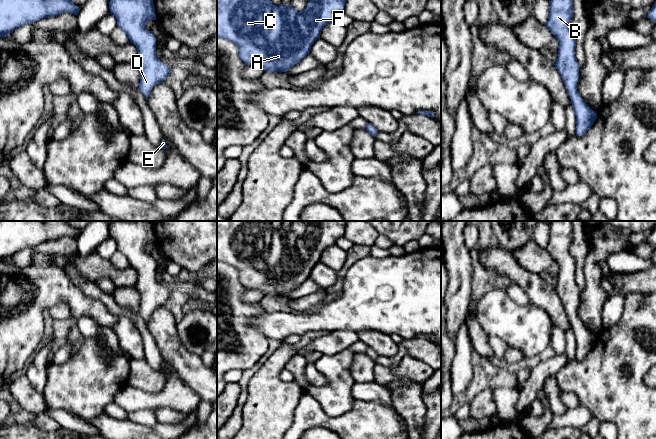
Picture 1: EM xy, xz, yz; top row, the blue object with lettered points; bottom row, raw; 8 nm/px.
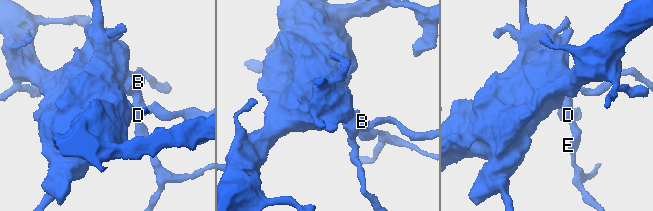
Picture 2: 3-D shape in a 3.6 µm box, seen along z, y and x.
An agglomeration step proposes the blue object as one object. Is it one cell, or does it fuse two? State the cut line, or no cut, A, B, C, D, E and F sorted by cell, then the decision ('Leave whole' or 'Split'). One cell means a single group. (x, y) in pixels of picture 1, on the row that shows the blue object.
No split. Groups: A B C D E F. Leave whole

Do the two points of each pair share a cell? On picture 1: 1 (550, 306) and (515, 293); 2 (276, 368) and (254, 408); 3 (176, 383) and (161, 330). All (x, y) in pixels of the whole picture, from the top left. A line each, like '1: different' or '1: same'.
1: different
2: same
3: different

